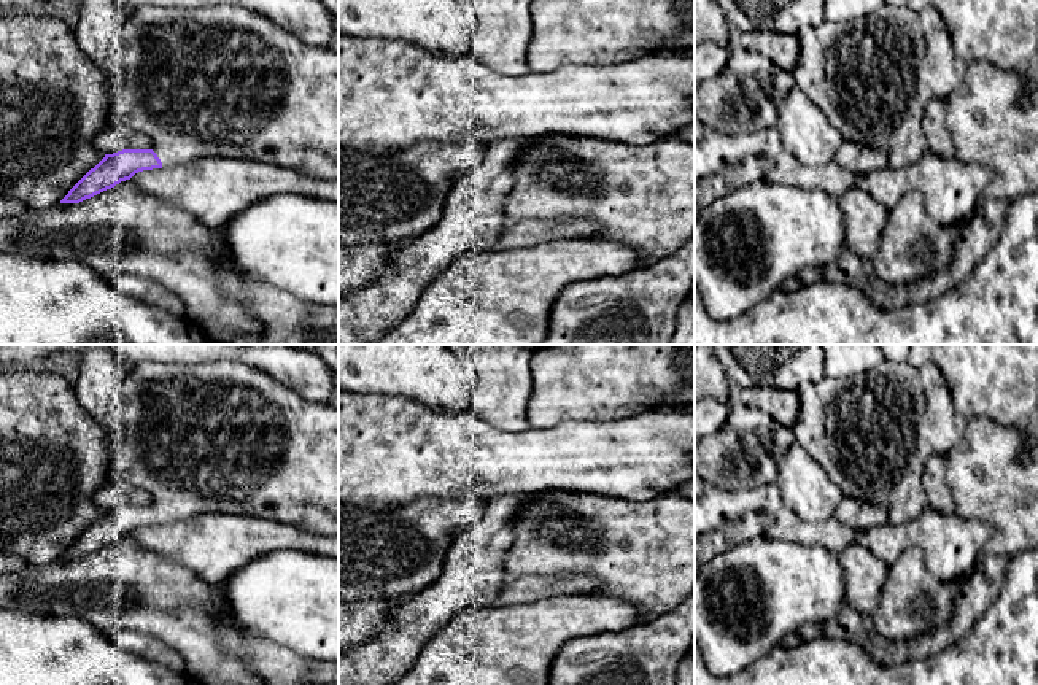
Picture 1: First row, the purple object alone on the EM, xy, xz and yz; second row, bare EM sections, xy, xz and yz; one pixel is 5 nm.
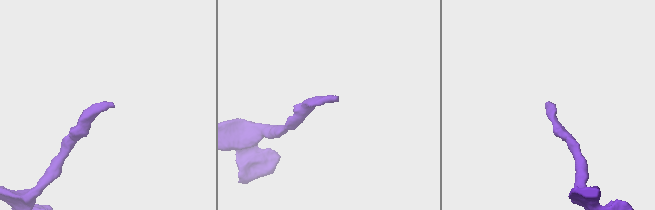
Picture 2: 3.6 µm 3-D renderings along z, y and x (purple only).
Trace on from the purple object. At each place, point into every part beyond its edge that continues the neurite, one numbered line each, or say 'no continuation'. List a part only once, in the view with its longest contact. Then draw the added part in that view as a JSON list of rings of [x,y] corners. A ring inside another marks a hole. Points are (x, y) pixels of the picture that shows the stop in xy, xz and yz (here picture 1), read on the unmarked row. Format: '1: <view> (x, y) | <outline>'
1: xy (207, 437) | [[[238,361],[127,366],[118,393],[122,437],[110,448],[110,475],[145,490],[162,524],[203,513],[262,517],[339,537],[339,410],[310,402]]]

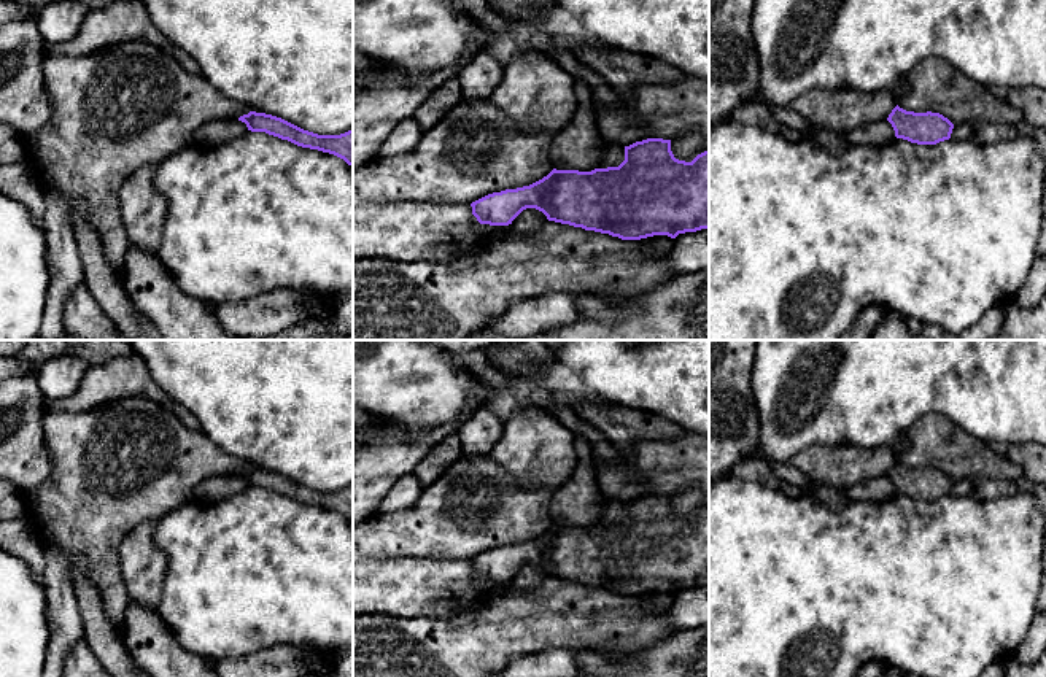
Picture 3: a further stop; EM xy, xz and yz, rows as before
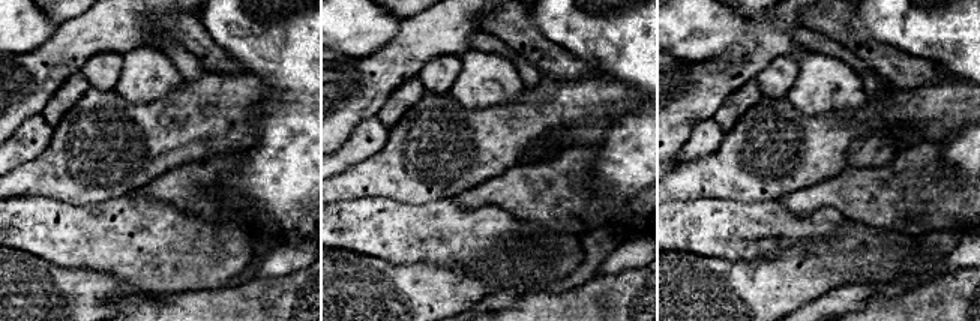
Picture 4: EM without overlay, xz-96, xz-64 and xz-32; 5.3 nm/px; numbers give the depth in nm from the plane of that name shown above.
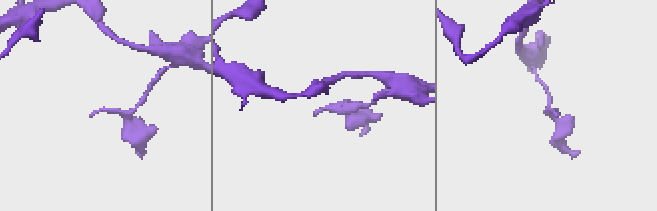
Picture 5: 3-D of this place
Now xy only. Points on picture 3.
no continuation

